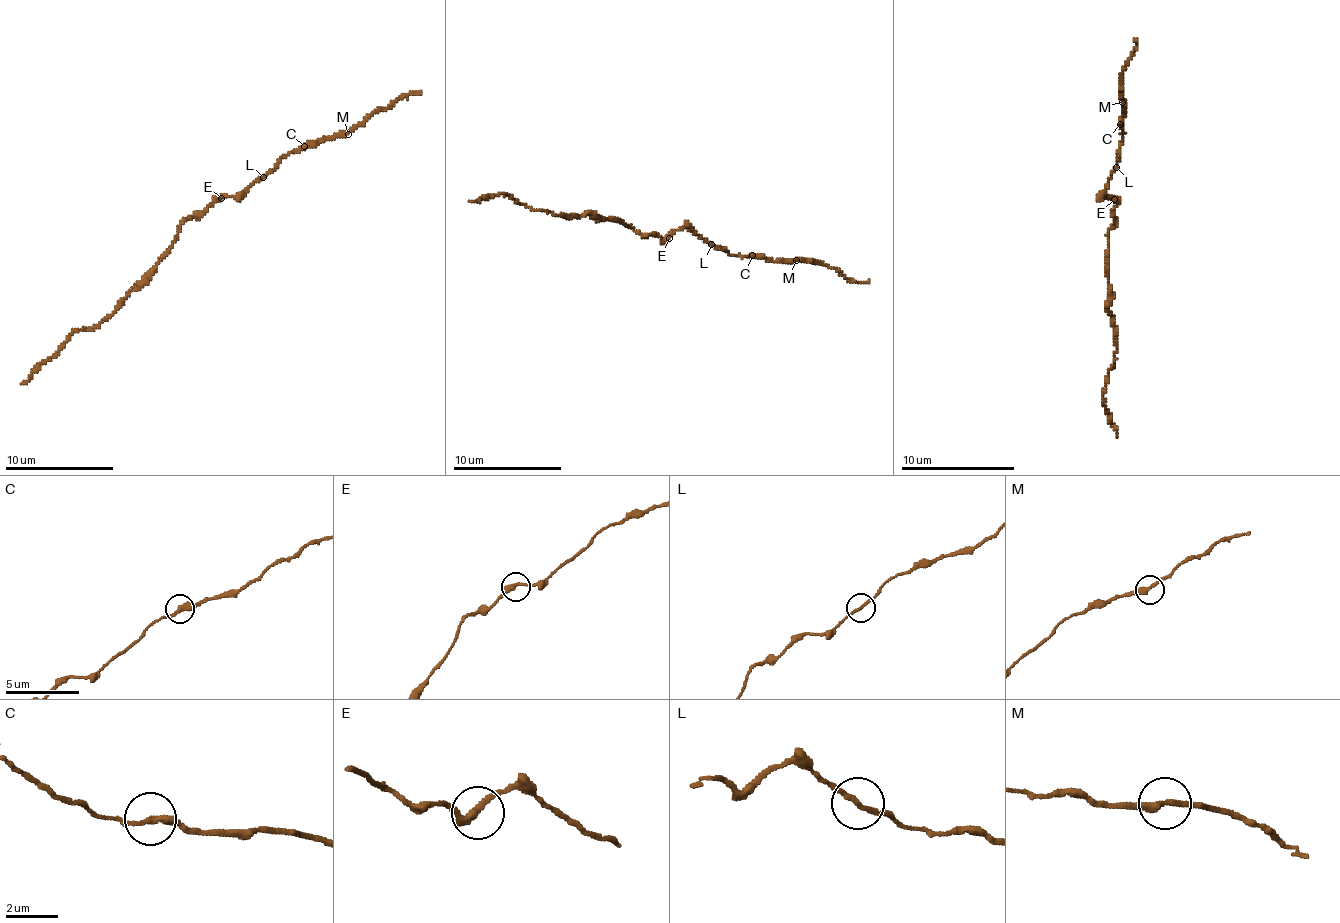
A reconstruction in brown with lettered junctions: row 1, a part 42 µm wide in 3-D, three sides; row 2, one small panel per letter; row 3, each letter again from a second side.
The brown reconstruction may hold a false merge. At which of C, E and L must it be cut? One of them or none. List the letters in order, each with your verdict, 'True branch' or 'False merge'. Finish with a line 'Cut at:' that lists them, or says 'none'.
C: True branch
E: True branch
L: True branch
Cut at: none

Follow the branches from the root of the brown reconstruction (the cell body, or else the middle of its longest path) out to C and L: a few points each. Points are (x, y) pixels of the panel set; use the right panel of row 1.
C: (1114, 210), (1117, 202), (1105, 197), (1103, 191), (1117, 164), (1117, 151), (1122, 141), (1120, 125)
L: (1114, 210), (1117, 202), (1105, 197), (1103, 191), (1117, 167)

